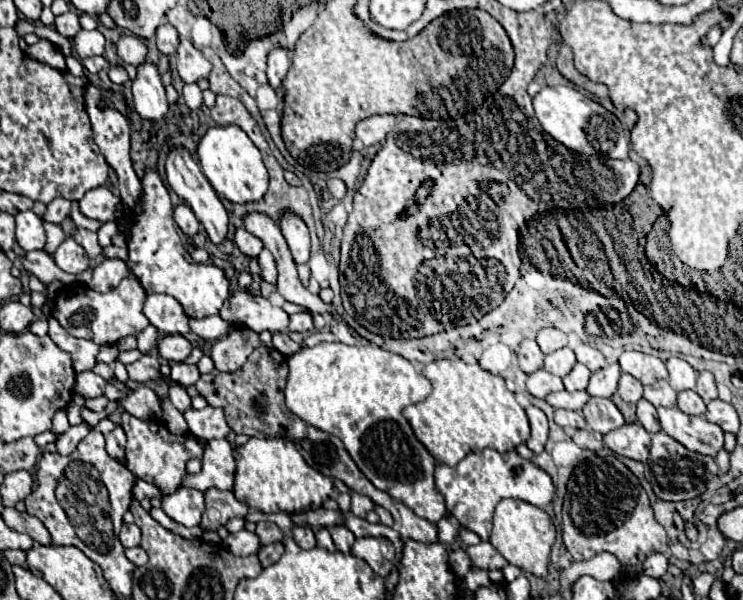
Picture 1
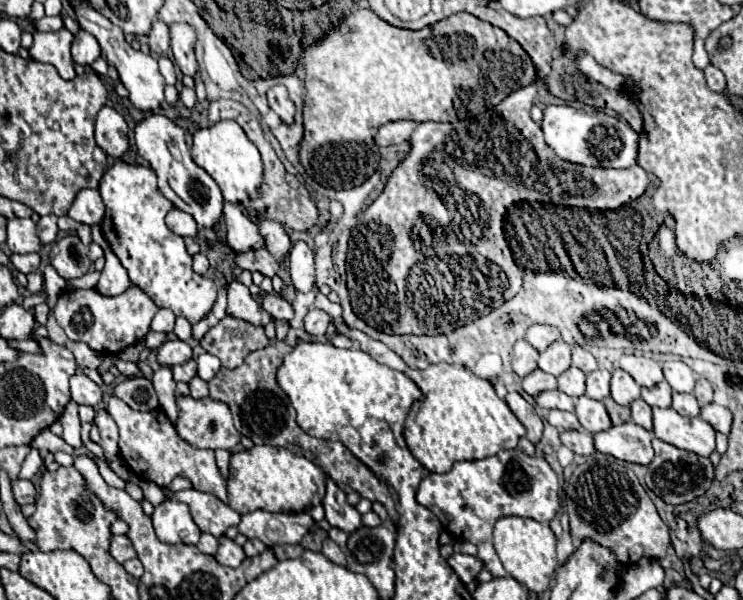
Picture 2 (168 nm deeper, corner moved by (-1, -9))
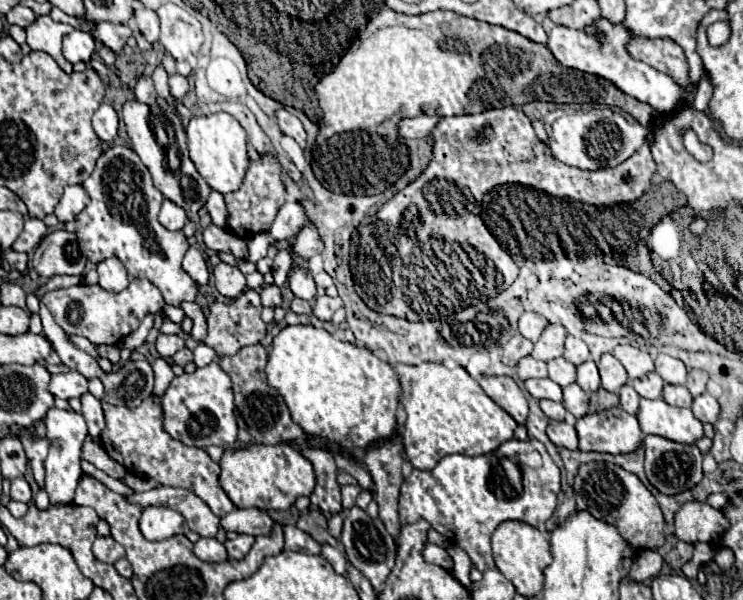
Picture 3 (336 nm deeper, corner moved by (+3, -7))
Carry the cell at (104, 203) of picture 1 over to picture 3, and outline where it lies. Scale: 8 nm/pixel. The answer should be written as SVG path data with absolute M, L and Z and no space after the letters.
M68 185L64 189L64 195L60 199L60 203L56 205L56 217L62 221L62 223L68 223L68 221L74 221L76 215L88 205L88 193L84 191L82 185Z

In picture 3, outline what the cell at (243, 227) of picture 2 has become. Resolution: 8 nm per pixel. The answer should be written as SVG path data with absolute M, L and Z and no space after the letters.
M218 191L210 193L210 199L206 201L206 209L208 209L214 225L218 225L222 229L228 229L228 209L226 209L224 197Z

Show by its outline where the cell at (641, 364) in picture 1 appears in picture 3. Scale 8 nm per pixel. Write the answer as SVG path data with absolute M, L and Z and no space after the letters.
M618 345L612 351L612 355L626 367L630 379L638 379L638 377L644 377L644 375L654 371L652 357L646 351L636 349L632 345Z

